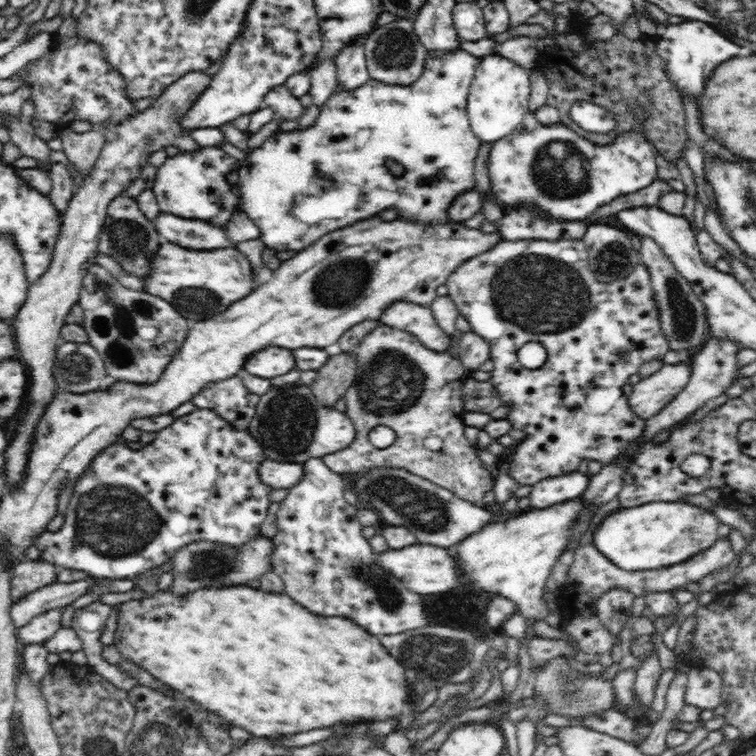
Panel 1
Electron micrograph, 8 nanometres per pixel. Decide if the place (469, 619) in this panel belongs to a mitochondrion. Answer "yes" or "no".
yes

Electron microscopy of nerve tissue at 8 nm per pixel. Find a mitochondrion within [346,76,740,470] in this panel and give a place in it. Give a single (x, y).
(539, 293)

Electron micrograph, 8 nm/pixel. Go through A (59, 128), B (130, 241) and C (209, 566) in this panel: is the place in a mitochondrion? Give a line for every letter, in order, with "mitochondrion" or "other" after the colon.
A: other
B: mitochondrion
C: mitochondrion

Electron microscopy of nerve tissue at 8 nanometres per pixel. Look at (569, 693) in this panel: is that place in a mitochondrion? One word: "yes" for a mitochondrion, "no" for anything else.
yes

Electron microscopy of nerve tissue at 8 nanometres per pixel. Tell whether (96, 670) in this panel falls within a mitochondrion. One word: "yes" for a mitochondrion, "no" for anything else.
no

